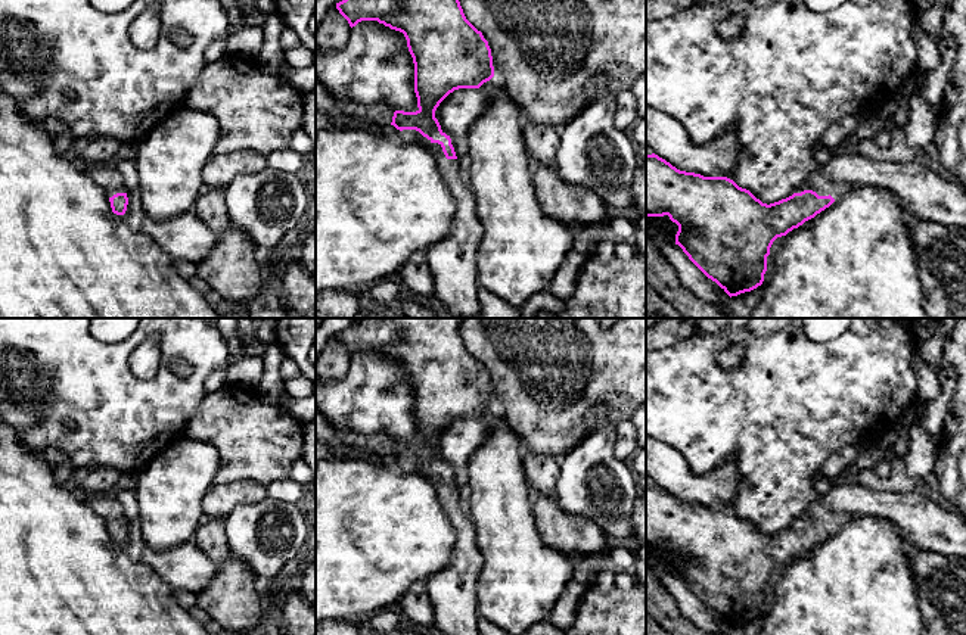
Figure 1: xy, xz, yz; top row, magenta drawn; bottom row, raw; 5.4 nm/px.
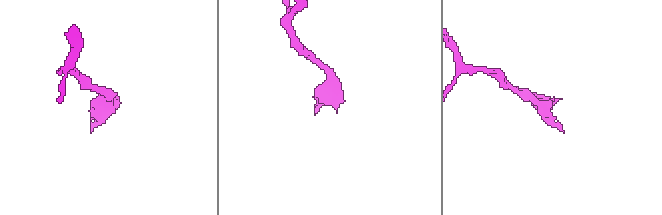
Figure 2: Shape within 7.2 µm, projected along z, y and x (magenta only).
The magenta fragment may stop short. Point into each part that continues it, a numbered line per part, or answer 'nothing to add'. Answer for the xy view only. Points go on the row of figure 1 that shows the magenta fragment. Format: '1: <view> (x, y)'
1: xy (105, 176)

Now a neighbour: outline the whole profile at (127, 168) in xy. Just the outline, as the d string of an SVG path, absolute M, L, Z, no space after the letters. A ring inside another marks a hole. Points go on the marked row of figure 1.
M136 159L112 162L124 178L127 194L139 186Z

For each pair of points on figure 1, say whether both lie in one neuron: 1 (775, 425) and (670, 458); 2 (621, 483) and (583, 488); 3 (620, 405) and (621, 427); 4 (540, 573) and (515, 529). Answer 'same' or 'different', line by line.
1: different
2: same
3: different
4: same

